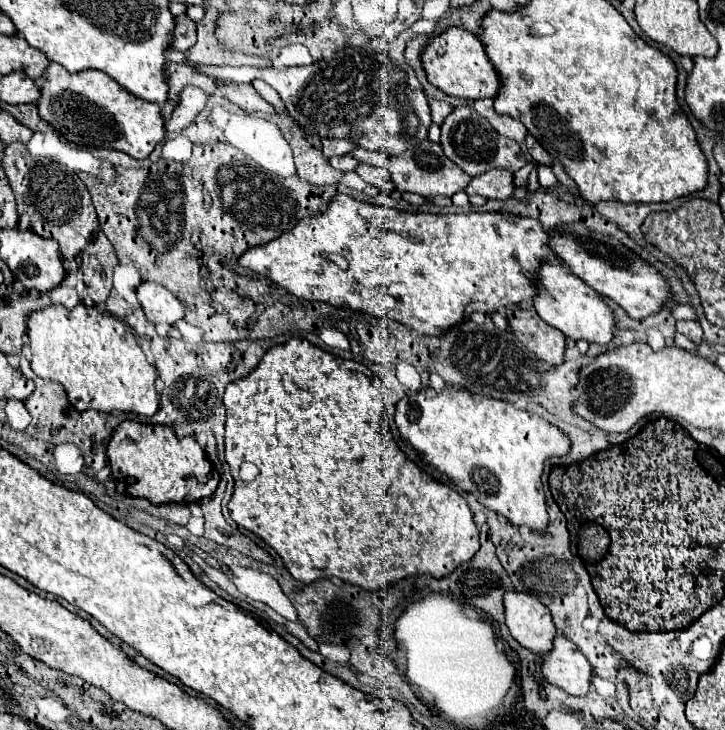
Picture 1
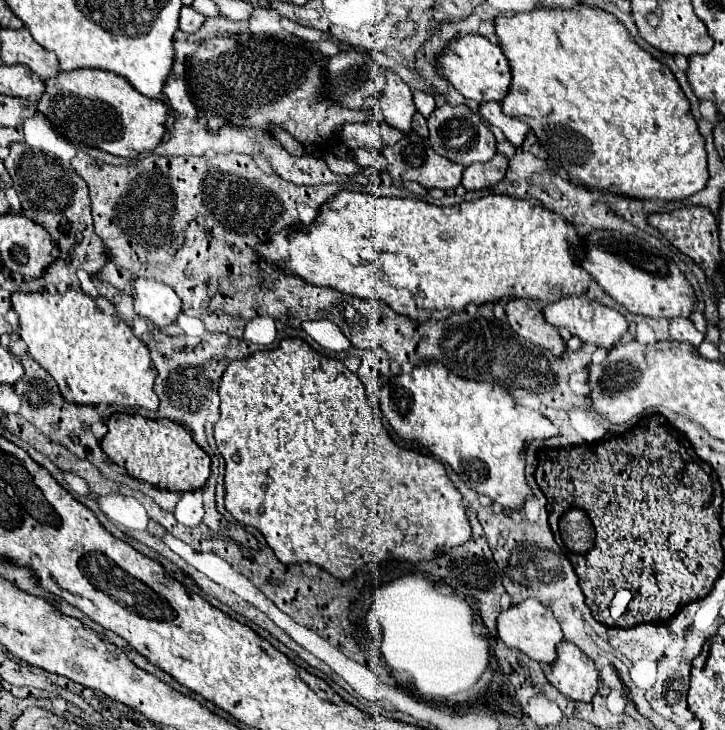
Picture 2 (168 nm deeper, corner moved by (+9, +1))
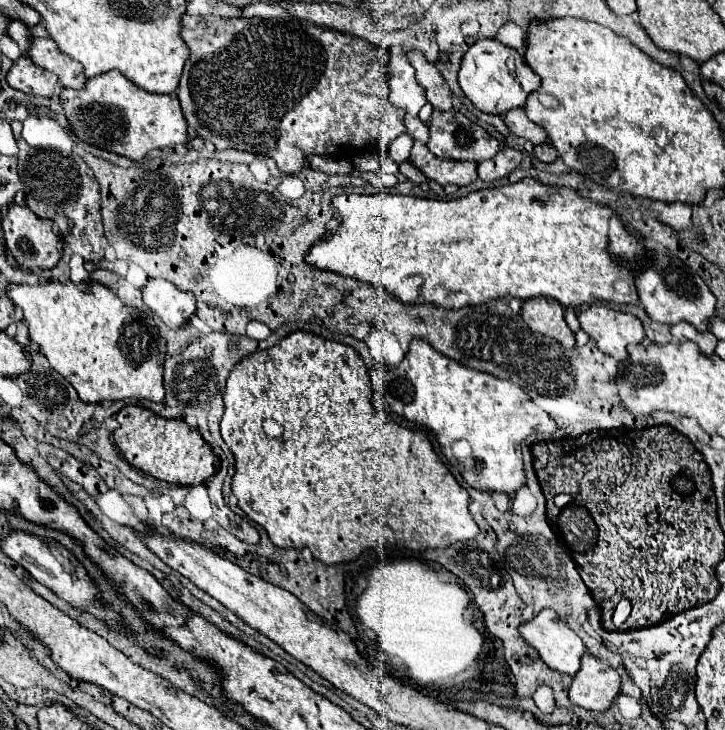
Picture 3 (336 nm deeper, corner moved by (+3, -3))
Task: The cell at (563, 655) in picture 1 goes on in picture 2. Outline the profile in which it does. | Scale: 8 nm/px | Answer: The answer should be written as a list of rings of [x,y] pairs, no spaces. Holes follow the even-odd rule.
[[[572,642],[558,644],[558,660],[546,678],[566,698],[576,702],[590,702],[600,686],[596,664]]]

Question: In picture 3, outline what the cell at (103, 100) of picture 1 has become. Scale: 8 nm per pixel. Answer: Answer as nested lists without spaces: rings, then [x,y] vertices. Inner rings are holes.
[[[118,70],[88,78],[80,90],[64,88],[60,104],[74,136],[130,160],[142,160],[154,148],[174,148],[188,140],[178,96],[144,92]]]

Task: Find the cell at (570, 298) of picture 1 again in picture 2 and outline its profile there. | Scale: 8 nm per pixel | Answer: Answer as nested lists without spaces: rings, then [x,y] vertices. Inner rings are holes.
[[[568,296],[558,302],[552,302],[552,304],[544,306],[544,316],[552,326],[556,326],[556,328],[564,326],[570,330],[570,334],[578,336],[582,342],[588,342],[588,344],[594,344],[594,346],[600,346],[606,350],[610,350],[614,344],[618,344],[618,340],[622,340],[624,334],[628,332],[628,322],[618,310],[602,306],[594,300],[588,300],[586,296]]]

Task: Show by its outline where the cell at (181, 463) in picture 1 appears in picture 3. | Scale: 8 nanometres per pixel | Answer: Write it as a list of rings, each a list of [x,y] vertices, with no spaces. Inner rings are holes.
[[[124,406],[118,416],[118,428],[114,430],[114,442],[118,450],[124,454],[128,464],[138,468],[140,472],[178,486],[196,486],[204,484],[210,476],[220,468],[220,458],[212,452],[212,448],[204,442],[198,430],[186,426],[184,420],[178,418],[162,418],[144,406]]]

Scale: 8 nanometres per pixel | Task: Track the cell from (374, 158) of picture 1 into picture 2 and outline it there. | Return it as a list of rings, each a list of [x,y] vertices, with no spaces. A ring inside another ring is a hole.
[[[386,122],[378,124],[376,128],[378,128],[378,132],[380,132],[380,136],[382,136],[382,140],[384,140],[386,146],[392,146],[392,144],[396,144],[398,140],[402,140],[402,136],[406,136],[402,130],[392,128],[392,126],[388,126]]]

